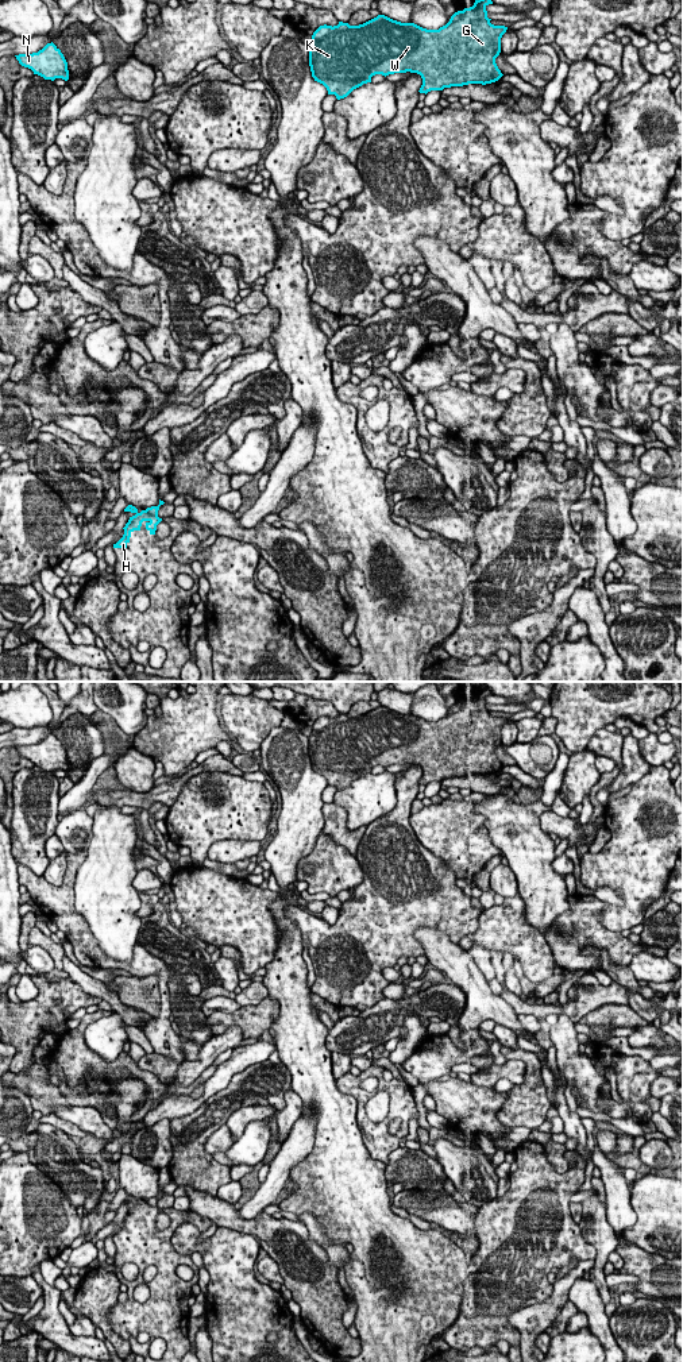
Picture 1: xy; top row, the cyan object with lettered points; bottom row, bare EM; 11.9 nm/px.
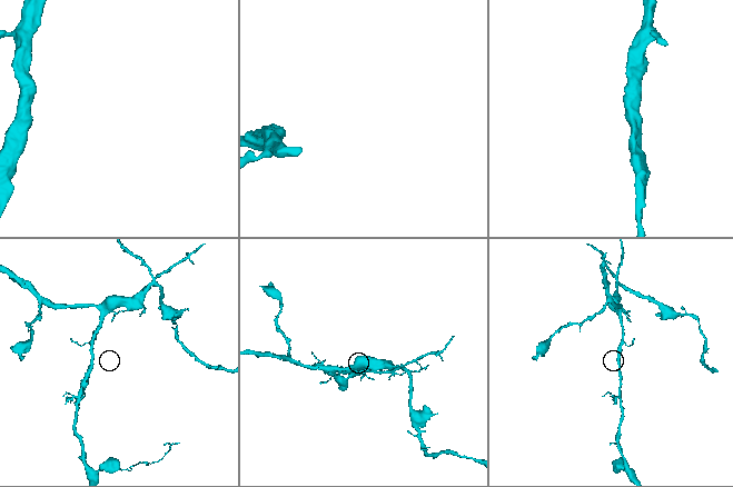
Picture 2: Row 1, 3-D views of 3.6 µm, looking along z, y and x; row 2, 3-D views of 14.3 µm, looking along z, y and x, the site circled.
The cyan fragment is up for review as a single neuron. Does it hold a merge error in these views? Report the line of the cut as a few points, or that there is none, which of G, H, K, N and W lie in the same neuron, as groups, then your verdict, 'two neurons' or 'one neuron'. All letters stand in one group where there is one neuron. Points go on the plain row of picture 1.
xy (145, 1202), (157, 1206) | G K N W / H | two neurons

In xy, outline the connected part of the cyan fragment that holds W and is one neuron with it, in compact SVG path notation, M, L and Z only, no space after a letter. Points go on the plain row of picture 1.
M491 690L475 691L474 697L455 703L439 721L427 721L414 714L401 714L385 706L359 715L320 717L309 736L309 757L315 772L323 775L328 786L337 791L354 780L371 773L375 765L417 764L422 769L420 784L443 782L468 775L491 775L503 765L495 755L501 744L501 729L508 718L494 717L487 709L486 698Z

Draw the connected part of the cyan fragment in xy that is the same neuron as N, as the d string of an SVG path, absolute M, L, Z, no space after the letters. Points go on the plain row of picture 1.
M51 733L42 741L32 745L15 746L19 755L43 768L54 772L55 769L69 771L67 753L61 741Z

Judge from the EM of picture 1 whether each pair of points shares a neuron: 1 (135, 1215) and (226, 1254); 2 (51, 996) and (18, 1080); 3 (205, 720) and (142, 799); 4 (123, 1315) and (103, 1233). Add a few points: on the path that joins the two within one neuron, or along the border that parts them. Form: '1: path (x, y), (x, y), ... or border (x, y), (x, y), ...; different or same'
1: border (201, 1231), (182, 1223), (170, 1243); different
2: border (34, 1061), (27, 1068), (14, 1073); different
3: border (185, 771), (180, 774); different
4: border (123, 1219), (123, 1226), (114, 1235); different

